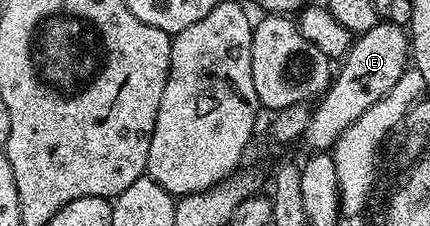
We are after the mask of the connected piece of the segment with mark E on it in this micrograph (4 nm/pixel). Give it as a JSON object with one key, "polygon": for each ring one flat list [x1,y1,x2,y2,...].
{"polygon":[[379,22,372,26,372,30,361,33,337,65,330,87,313,107,304,137,304,143,314,148,310,150,322,154,333,149,340,134,344,134,344,130,348,130,348,126,352,126,352,122,356,122,356,118,368,110,368,106,380,102,380,98,384,98,384,94,388,94,388,90,400,82,400,74,406,72,411,56,410,38,407,29,401,24]]}

